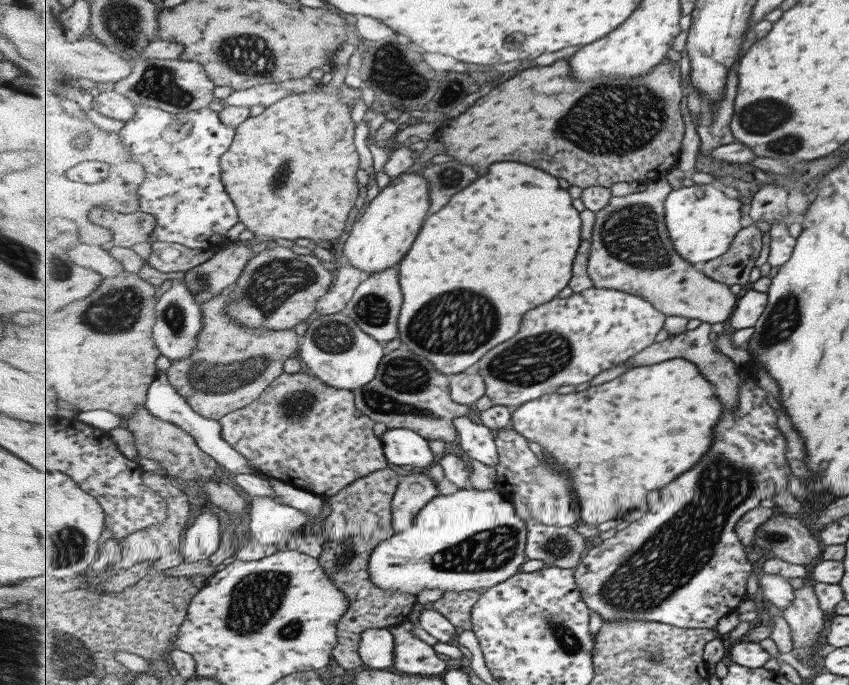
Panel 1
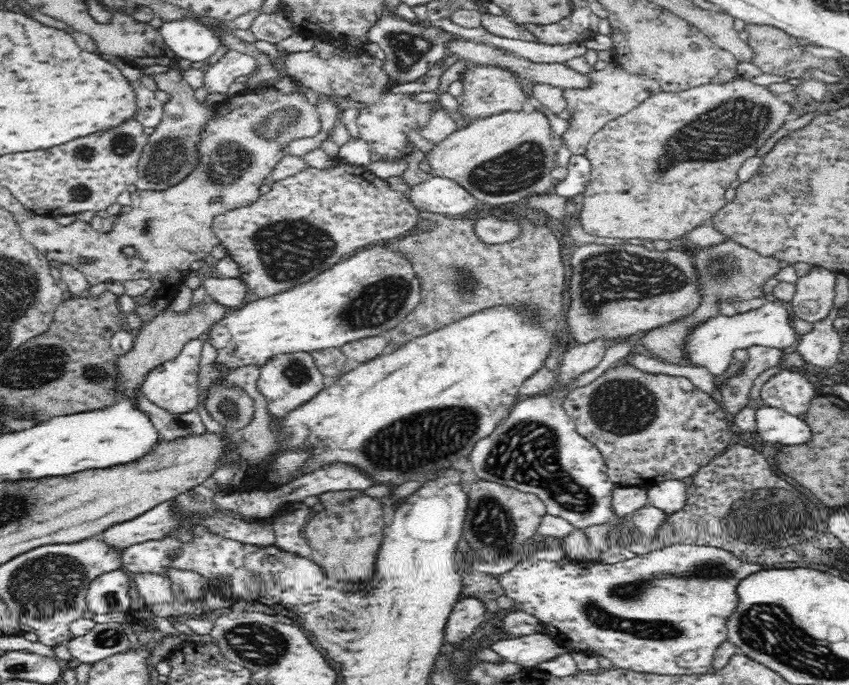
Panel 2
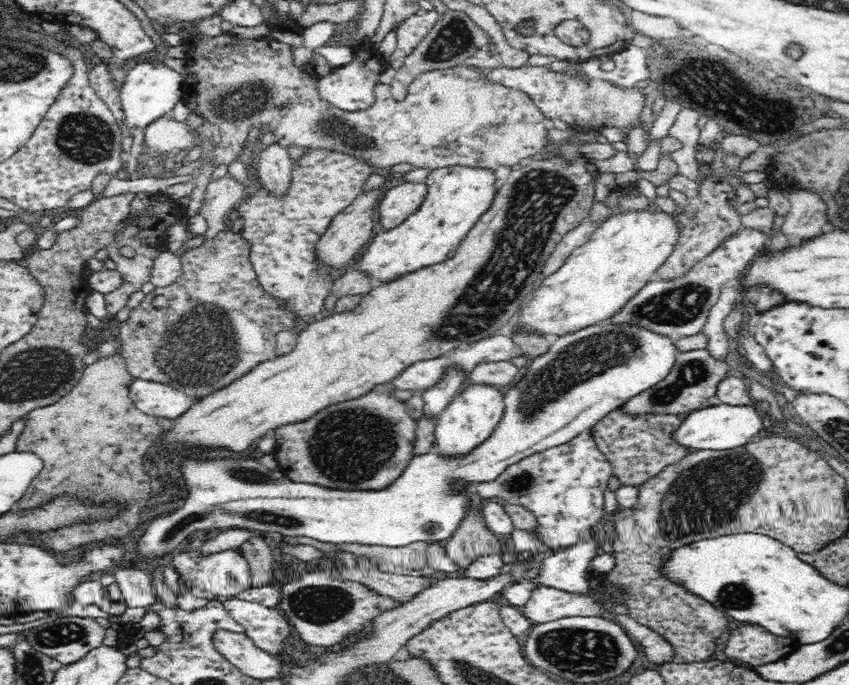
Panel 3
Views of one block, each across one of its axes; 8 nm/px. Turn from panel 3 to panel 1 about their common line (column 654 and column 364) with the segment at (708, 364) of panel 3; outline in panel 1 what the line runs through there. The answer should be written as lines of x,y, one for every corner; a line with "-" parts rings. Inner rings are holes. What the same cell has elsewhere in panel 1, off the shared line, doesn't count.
393,350
383,357
373,381
355,390
359,410
370,415
377,422
383,422
387,429
410,428
427,440
453,442
457,440
458,429
454,420
460,416
474,416
475,406
454,402
450,387
451,376
439,372
424,356
408,350

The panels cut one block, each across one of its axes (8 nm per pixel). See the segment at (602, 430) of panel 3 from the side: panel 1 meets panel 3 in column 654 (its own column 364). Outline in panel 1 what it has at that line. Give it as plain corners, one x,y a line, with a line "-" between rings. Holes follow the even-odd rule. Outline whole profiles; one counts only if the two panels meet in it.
311,372
283,373
257,401
226,414
219,422
224,439
246,456
257,472
314,492
322,498
334,497
355,480
391,466
383,441
373,430
376,420
358,409
354,392
328,385

